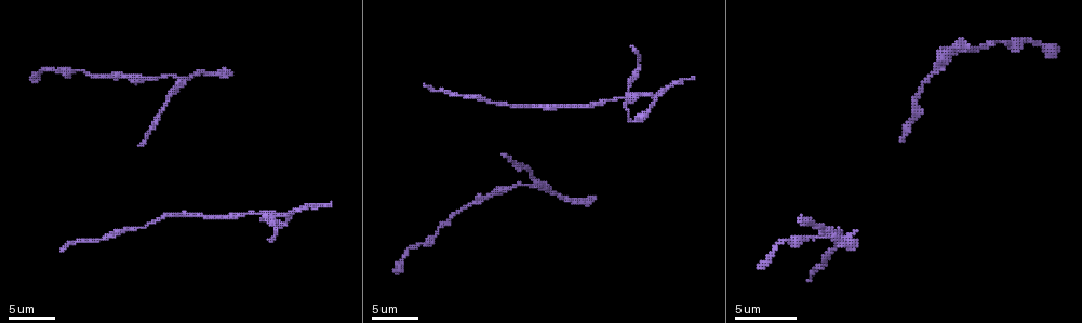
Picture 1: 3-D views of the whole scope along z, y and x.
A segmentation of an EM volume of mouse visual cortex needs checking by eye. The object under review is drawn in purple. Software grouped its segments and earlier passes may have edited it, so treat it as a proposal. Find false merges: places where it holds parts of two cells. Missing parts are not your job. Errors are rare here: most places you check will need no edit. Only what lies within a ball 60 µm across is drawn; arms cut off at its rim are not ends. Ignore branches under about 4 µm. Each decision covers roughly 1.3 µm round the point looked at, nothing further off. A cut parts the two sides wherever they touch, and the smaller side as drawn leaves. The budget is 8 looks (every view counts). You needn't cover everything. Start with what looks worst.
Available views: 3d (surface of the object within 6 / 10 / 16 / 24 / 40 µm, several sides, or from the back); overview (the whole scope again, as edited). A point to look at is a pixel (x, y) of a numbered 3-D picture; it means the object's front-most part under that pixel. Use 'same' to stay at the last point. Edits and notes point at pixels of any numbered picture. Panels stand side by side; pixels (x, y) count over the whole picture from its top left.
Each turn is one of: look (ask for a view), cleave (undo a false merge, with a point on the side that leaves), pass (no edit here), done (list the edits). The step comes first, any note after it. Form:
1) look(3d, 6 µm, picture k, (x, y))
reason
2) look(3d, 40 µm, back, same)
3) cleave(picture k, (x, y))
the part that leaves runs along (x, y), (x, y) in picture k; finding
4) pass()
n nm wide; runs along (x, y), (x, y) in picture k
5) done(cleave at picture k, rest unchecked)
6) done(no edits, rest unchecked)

look(3d, 10 µm, picture 1, (630, 94))
four-way junction

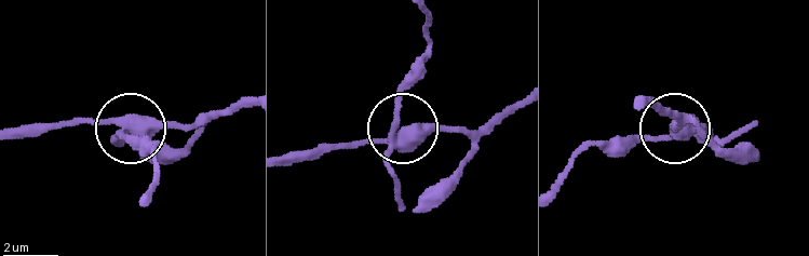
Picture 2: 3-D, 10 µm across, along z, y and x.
pass()
one cell here

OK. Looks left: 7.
look(3d, 10 µm, picture 1, (941, 55))
a fork

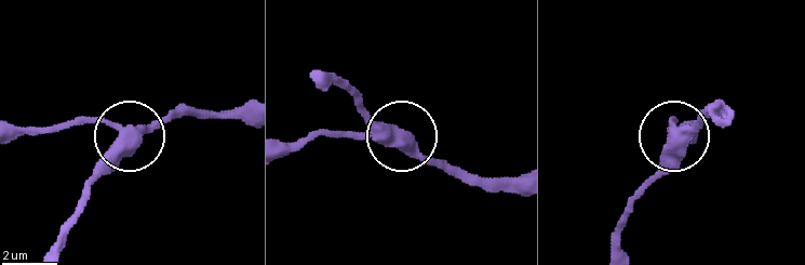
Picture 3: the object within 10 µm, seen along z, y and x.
pass()
3 arms; runs along (54, 252), (111, 147), (186, 113) in picture 3; one cell here

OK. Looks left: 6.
look(3d, 6 µm, picture 1, (532, 108))

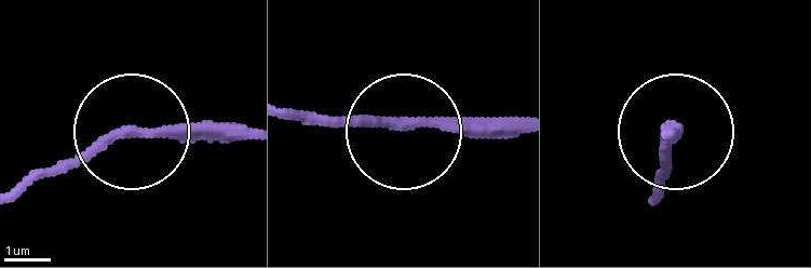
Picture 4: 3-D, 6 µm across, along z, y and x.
pass()
all the same cell

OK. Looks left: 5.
look(3d, 10 µm, picture 1, (580, 106))
thick turns thin

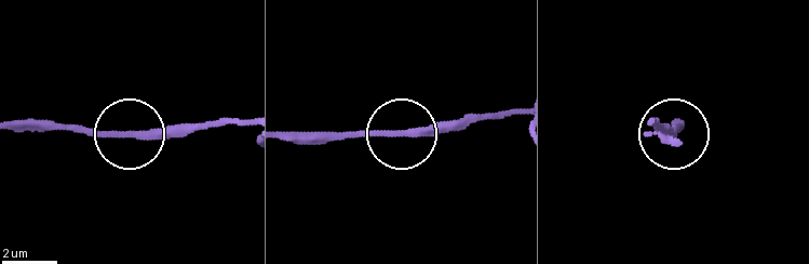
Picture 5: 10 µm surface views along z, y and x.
look(3d, 6 µm, picture 5, (133, 135))

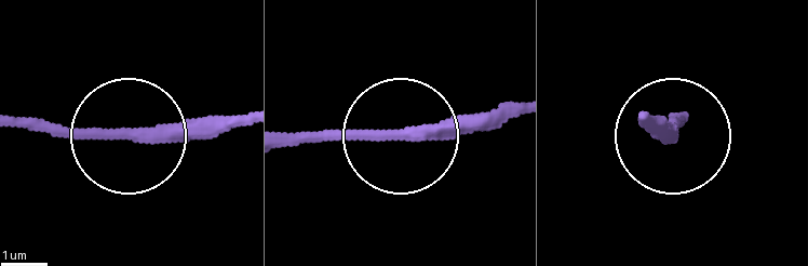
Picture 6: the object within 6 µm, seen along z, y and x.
pass()
all the same cell

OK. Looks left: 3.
done(no edits, rest unchecked)

